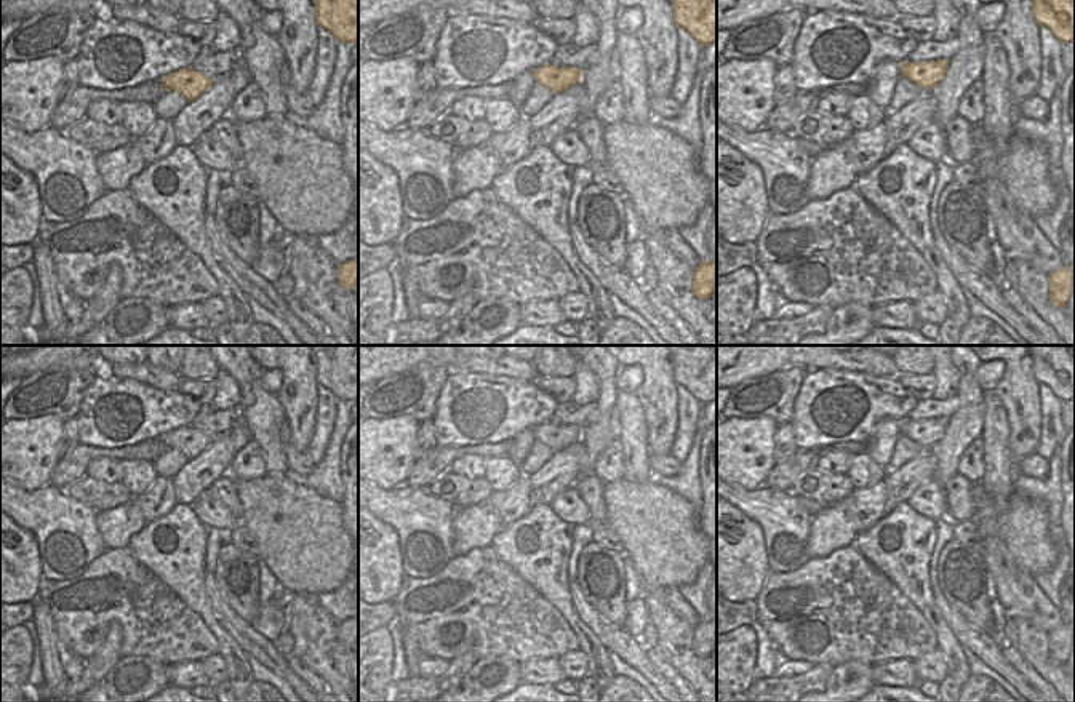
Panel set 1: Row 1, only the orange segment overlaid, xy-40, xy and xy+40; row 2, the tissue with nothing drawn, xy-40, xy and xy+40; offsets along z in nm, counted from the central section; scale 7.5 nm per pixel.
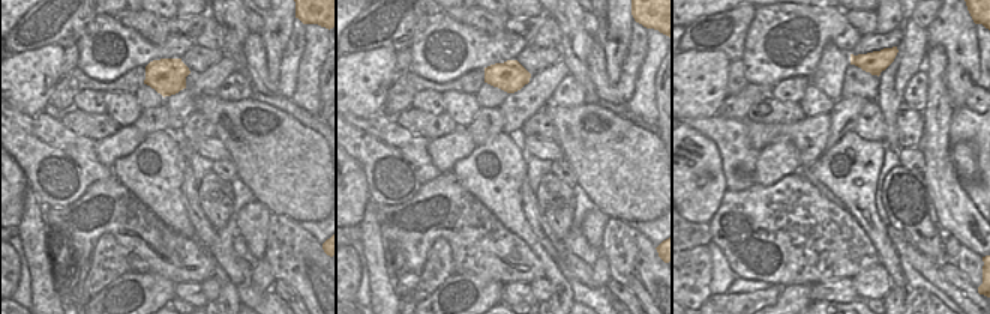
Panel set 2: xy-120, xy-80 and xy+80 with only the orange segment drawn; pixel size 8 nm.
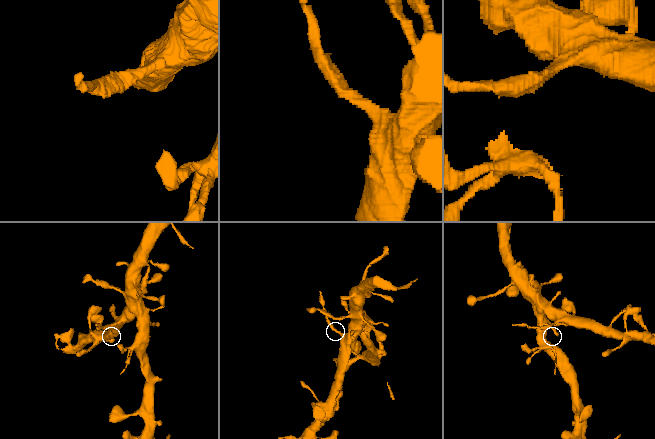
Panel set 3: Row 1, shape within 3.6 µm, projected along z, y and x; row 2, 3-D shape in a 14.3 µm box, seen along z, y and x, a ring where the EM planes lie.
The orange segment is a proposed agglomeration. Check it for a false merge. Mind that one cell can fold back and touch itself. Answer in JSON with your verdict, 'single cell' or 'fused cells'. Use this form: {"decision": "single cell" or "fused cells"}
{"decision": "fused cells"}

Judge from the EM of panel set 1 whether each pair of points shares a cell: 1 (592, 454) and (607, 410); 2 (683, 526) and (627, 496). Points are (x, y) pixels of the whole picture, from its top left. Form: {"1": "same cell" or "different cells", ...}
{"1": "same cell", "2": "same cell"}

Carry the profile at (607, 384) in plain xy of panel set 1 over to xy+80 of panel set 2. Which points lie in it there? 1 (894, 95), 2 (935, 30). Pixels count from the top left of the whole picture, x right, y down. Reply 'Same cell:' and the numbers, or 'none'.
Same cell: 1

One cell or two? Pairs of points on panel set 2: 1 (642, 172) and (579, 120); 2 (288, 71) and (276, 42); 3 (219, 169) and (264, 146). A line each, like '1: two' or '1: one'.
1: one
2: two
3: two

